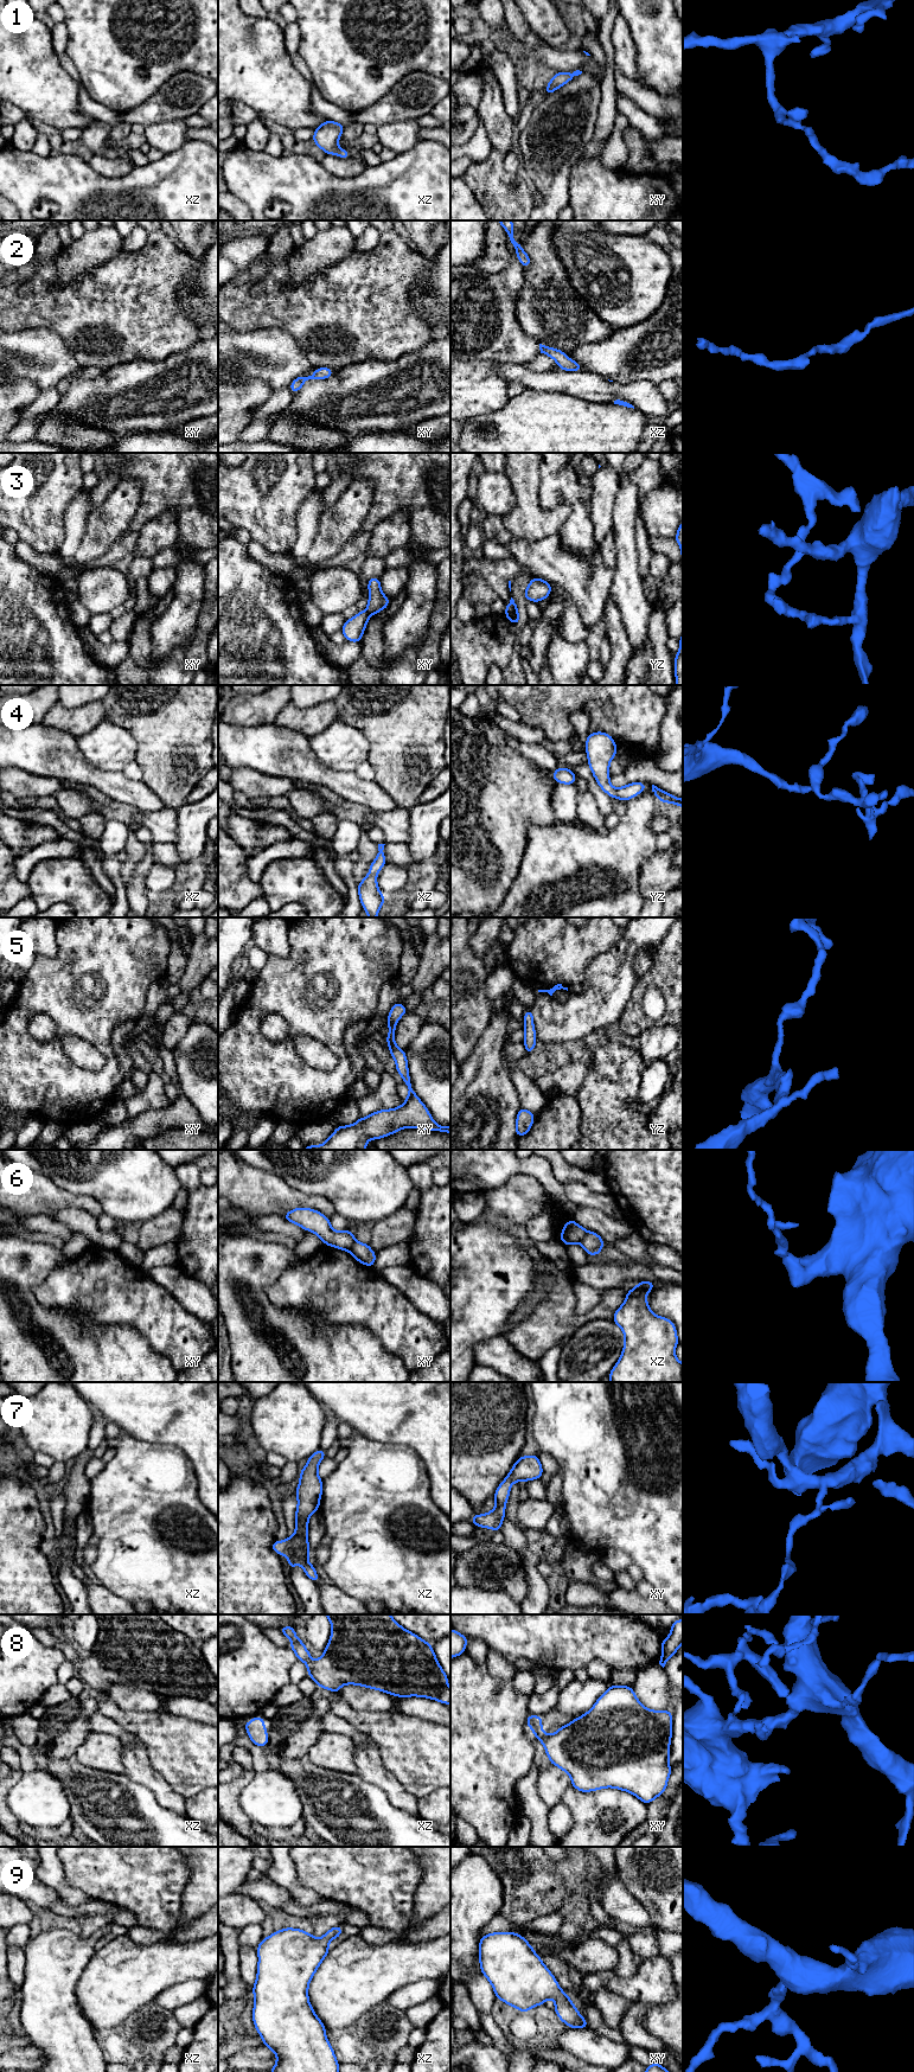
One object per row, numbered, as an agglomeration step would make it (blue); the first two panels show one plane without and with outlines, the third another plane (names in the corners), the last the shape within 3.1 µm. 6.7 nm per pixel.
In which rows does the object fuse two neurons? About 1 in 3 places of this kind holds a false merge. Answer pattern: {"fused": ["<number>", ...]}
{"fused": ["3", "6", "8"]}

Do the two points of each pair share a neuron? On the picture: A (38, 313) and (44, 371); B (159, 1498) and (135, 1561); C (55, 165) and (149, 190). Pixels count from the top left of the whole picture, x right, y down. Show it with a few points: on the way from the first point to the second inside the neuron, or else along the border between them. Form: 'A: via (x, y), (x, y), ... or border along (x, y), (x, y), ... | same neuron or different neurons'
A: border along (12, 331), (48, 327), (64, 340) | different neurons
B: via (151, 1514), (151, 1546) | same neuron
C: via (78, 189), (126, 190) | same neuron

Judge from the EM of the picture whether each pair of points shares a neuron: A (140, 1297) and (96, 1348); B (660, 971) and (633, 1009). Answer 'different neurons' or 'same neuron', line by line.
A: different neurons
B: same neuron

